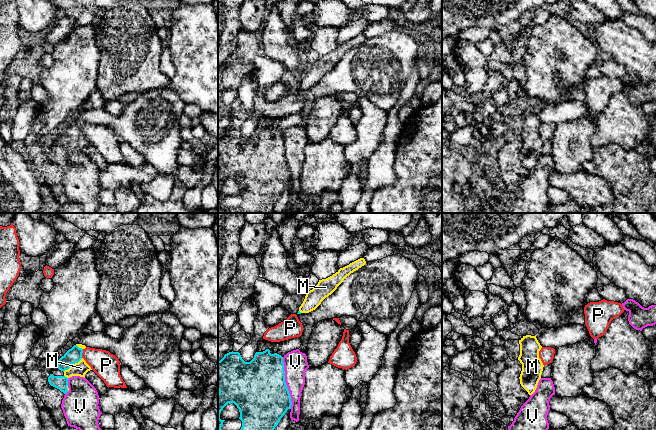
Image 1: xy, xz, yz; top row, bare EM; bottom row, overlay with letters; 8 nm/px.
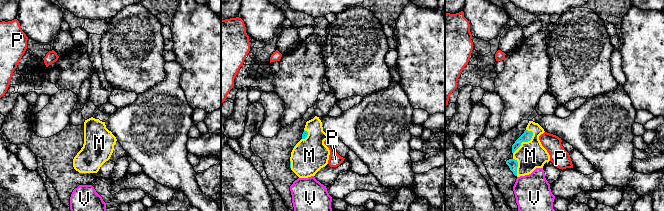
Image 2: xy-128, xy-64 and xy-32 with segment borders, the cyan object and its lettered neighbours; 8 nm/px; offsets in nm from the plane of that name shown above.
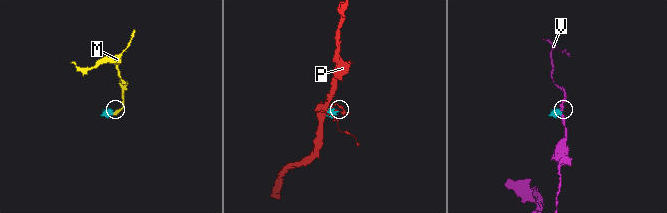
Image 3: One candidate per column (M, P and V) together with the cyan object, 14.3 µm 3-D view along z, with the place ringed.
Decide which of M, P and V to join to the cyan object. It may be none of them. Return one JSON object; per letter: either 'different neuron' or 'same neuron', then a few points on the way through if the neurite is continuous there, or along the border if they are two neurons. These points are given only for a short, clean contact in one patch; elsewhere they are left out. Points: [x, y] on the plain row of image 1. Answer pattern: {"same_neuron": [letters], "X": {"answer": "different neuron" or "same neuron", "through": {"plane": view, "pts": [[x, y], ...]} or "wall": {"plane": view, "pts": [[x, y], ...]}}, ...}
{"same_neuron": ["M"], "M": {"answer": "same neuron", "through": {"plane": "xy", "pts": [[74, 131], [72, 139], [81, 144]]}}, "P": {"answer": "different neuron"}, "V": {"answer": "different neuron"}}

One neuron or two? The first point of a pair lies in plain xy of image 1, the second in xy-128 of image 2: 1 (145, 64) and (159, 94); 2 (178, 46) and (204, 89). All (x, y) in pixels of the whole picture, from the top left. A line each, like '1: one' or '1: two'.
1: two
2: one

